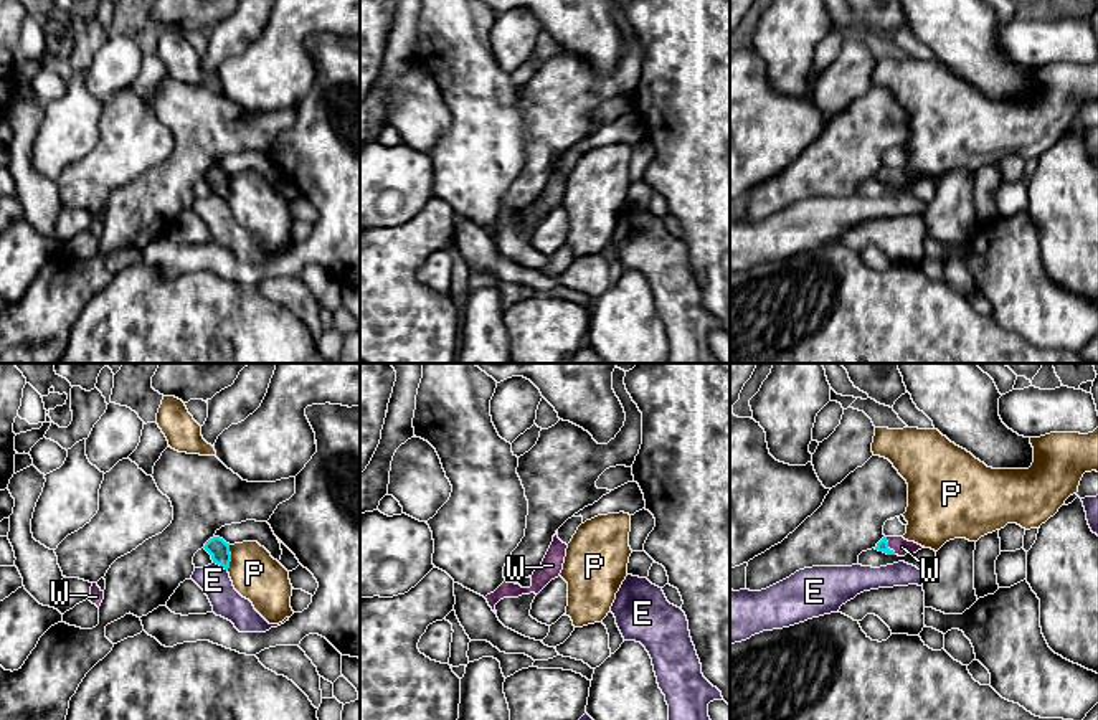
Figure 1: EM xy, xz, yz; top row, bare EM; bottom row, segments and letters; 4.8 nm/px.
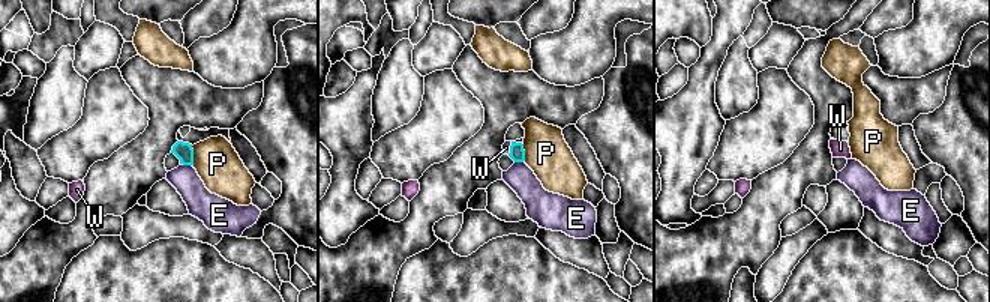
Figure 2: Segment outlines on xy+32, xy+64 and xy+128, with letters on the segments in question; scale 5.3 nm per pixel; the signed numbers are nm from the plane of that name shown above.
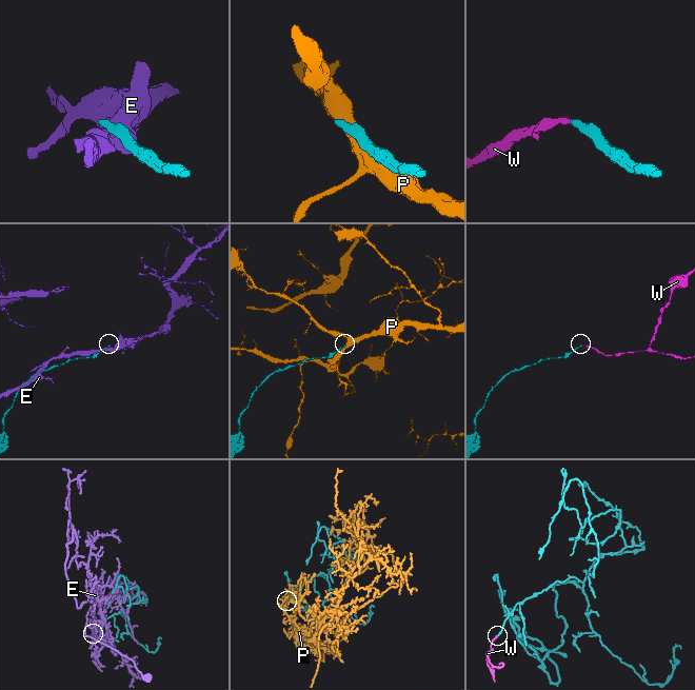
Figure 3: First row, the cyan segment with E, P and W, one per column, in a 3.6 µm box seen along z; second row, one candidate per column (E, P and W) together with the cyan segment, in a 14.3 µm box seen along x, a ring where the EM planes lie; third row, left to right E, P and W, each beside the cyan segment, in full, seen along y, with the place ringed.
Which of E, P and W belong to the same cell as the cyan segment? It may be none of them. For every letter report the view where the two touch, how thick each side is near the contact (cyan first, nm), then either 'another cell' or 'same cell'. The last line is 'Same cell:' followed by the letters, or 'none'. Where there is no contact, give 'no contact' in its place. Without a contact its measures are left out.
E: xy | 100/150 nm | another cell
P: xy | 100/240 nm | another cell
W: yz | 60/90 nm | same cell
Same cell: W

